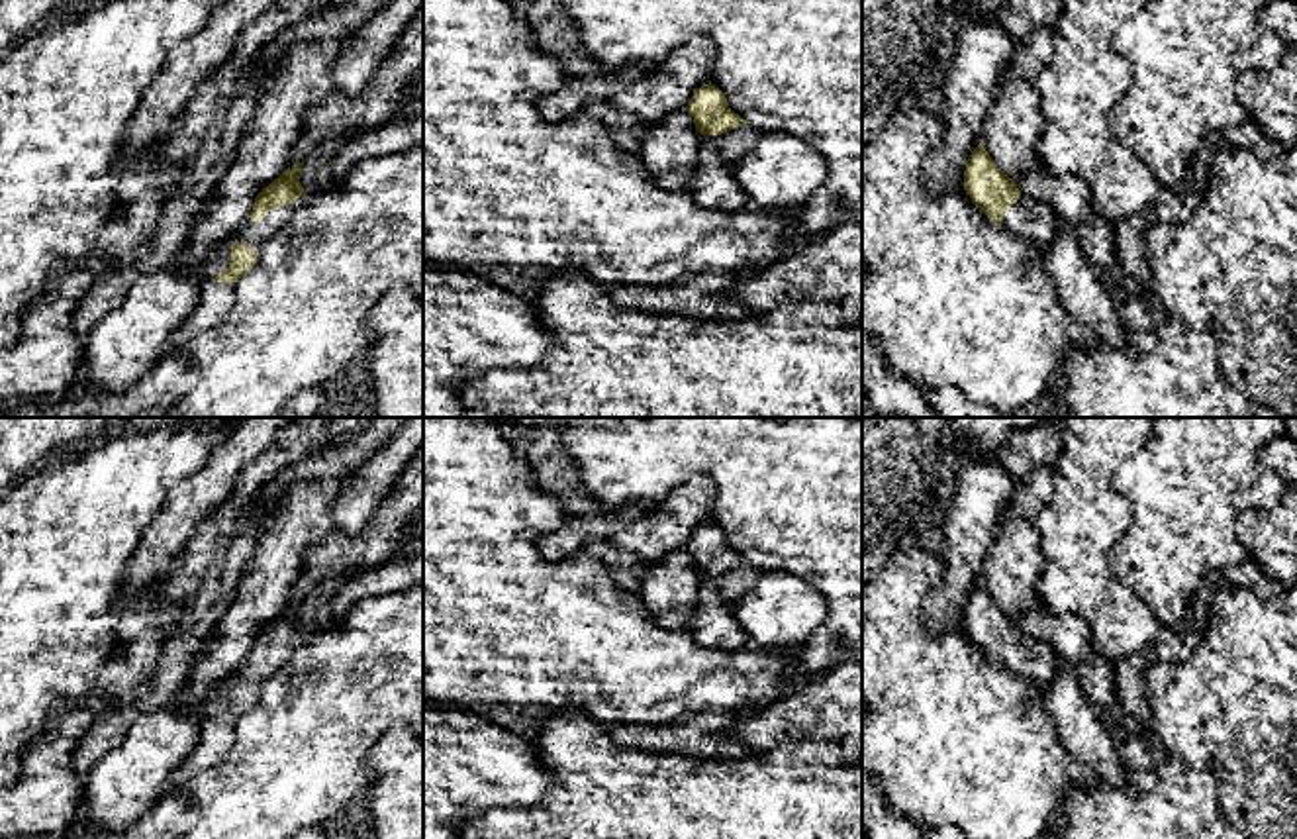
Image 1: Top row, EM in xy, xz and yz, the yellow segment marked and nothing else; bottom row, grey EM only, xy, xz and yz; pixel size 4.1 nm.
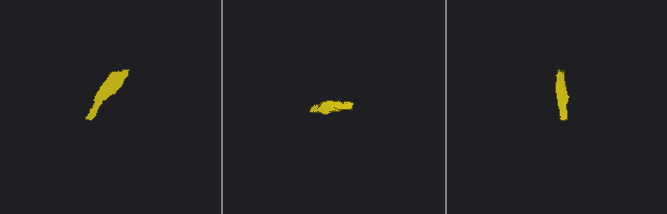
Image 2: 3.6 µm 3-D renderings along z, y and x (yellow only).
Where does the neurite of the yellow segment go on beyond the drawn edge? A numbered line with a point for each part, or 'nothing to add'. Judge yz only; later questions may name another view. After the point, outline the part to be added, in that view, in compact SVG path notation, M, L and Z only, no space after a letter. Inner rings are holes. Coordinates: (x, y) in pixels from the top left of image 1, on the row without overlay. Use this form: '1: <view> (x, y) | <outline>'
1: yz (1033, 661) | M1021 631L1003 653L1001 666L1019 676L1038 698L1044 698L1056 678L1058 657L1048 643Z

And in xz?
1: xz (735, 583) | M743 563L741 567L729 568L721 574L701 572L701 582L713 584L725 602L737 604L754 586L758 574L758 570Z

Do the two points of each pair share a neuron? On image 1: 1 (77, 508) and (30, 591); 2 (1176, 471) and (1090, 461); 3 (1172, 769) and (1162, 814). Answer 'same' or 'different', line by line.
1: same
2: different
3: same

